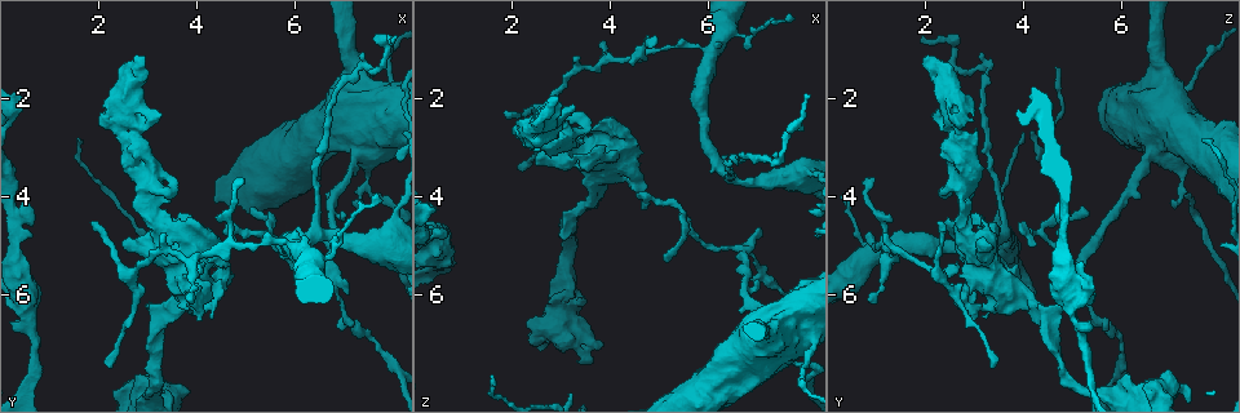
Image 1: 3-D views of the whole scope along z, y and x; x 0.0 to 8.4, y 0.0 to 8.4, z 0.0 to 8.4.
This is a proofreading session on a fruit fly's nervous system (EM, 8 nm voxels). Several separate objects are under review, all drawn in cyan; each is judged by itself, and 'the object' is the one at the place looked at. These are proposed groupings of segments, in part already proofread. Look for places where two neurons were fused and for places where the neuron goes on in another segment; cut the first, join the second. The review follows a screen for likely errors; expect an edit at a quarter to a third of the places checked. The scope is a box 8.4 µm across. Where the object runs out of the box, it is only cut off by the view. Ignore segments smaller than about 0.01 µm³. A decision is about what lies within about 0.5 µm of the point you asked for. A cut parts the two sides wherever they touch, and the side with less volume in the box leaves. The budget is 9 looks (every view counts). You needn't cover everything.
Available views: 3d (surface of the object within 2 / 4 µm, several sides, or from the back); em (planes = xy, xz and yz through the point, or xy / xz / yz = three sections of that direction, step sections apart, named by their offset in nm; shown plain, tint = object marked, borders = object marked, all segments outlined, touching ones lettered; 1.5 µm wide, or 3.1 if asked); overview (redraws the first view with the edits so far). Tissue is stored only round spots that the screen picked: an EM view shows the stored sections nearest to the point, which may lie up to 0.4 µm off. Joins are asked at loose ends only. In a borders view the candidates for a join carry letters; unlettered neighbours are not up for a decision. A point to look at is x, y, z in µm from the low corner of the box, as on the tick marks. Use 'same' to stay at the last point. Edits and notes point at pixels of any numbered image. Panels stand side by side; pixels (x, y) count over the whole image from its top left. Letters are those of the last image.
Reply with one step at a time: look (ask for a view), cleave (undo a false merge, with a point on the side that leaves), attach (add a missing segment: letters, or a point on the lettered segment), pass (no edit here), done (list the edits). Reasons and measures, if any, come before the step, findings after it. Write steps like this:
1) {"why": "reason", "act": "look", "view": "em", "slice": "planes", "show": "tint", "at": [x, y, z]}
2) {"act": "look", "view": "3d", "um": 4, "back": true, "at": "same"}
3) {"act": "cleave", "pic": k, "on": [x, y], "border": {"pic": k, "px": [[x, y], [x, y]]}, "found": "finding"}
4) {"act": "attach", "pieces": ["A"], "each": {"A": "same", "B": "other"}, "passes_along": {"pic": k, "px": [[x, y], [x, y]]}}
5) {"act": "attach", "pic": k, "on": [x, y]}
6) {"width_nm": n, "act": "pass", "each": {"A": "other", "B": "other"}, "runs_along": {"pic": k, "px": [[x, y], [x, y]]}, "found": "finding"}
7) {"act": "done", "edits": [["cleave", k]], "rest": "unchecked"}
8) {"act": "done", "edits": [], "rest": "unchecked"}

{"why": "abrupt turn", "act": "look", "view": "em", "slice": "planes", "show": "borders", "at": [0.65, 6.55, 4.95]}

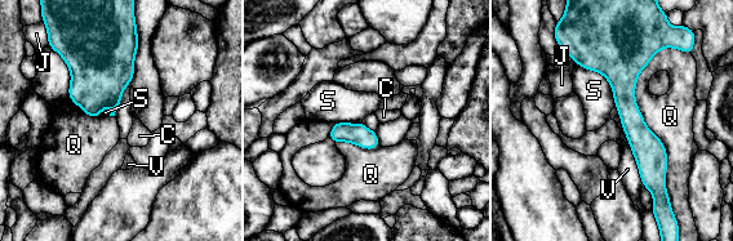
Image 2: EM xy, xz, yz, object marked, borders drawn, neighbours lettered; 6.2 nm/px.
{"act": "pass", "each": {"C": "other", "J": "other", "Q": "other", "S": "other", "V": "other"}, "found": "one neuron here"}

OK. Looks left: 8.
{"act": "look", "view": "em", "slice": "planes", "show": "borders", "at": [4.90, 3.65, 0.95]}

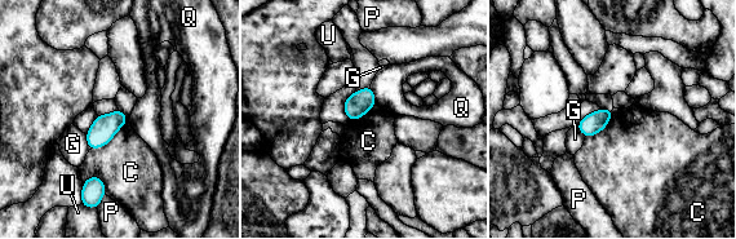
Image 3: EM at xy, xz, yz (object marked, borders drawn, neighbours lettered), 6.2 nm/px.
{"longest_contact_nm": ["C", 300], "act": "pass", "each": {"C": "other", "G": "other", "P": "other", "Q": "other", "U": "other"}, "found": "none of them fits"}

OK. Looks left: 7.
{"why": "an open end", "act": "look", "view": "3d", "um": 2, "at": [3.15, 2.20, 2.25]}

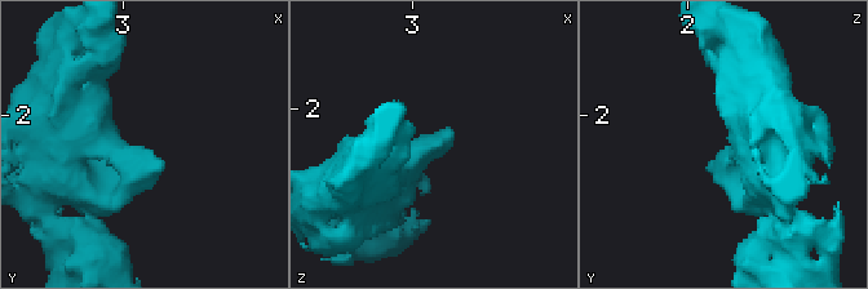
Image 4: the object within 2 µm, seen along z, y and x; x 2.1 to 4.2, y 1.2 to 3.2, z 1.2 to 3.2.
{"why": "shape alone is not enough", "act": "look", "view": "em", "slice": "yz", "step": 4, "show": "borders", "at": [3.18, 2.24, 2.28]}

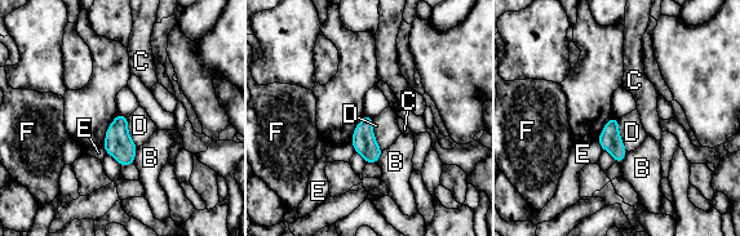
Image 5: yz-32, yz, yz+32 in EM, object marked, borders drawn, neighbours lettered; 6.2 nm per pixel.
{"why": "cut it another way", "act": "look", "view": "em", "slice": "xz", "step": 4, "show": "borders", "at": "same"}

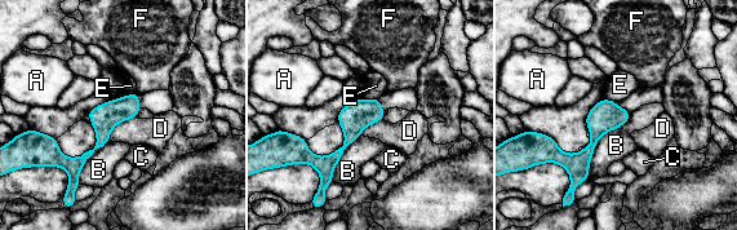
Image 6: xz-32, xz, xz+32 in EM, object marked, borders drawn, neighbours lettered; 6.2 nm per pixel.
{"longest_contact_nm": ["B", 380], "act": "pass", "each": {"A": "other", "B": "other", "C": "other", "D": "other", "E": "other", "F": "other"}, "found": "none of them fits"}

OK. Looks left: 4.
{"why": "an open end", "act": "look", "view": "em", "slice": "planes", "show": "borders", "at": [0.60, 4.20, 4.65]}

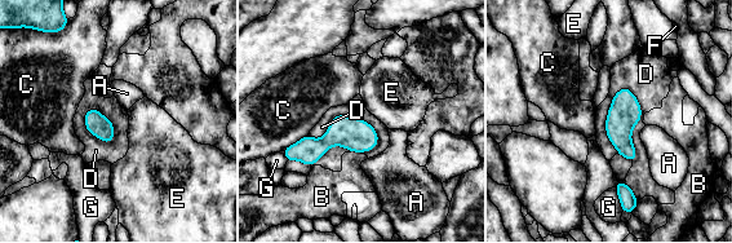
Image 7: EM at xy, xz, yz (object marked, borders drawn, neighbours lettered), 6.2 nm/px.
{"width_nm": 120, "act": "pass", "each": {"A": "other", "B": "other", "C": "other", "D": "other", "E": "other", "F": "other", "G": "other"}, "border": {"pic": 7, "px": [[621, 87], [640, 107], [633, 162]]}, "found": "no lettered segment goes on from it"}

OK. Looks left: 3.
{"act": "done", "edits": [], "rest": "unchecked"}

